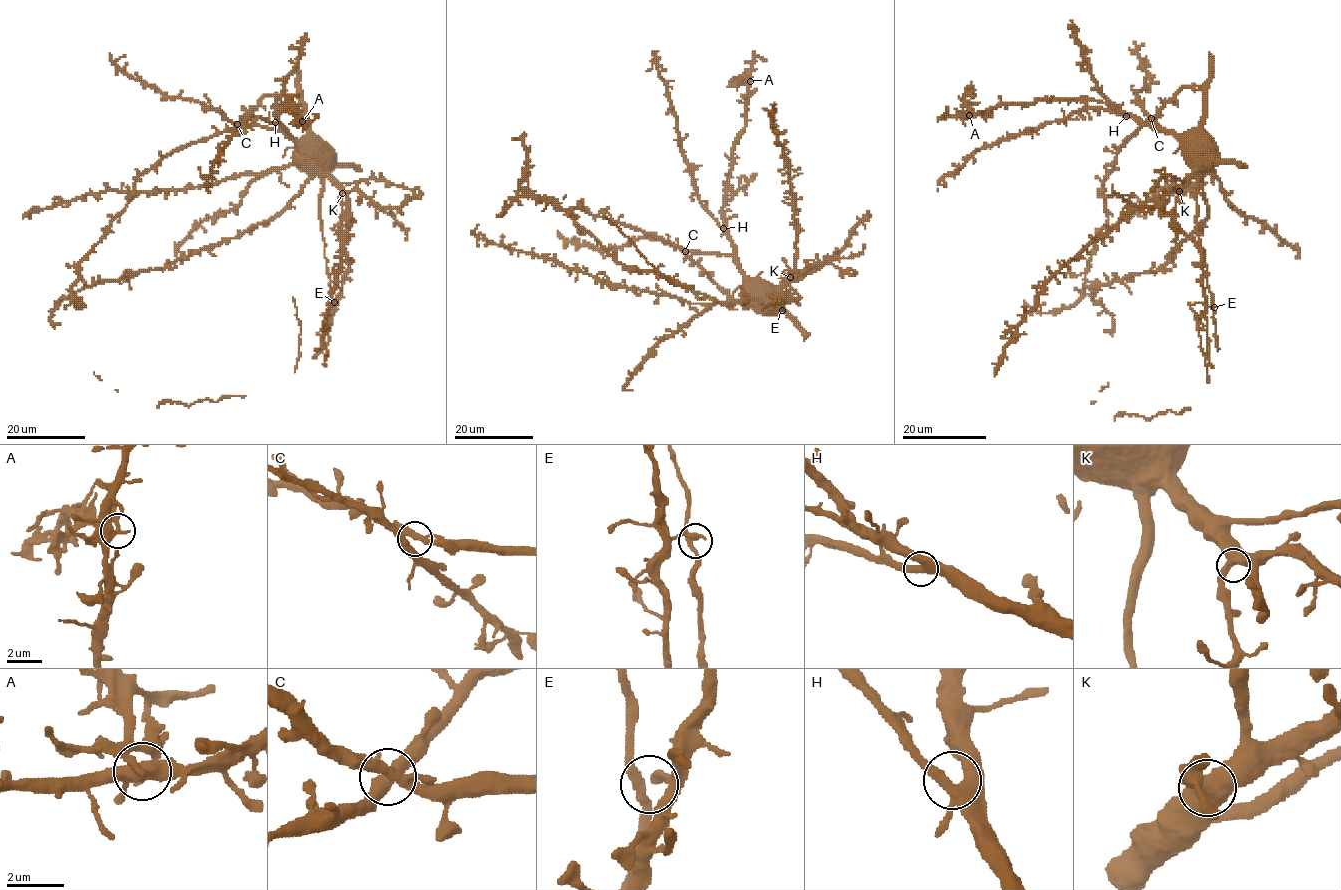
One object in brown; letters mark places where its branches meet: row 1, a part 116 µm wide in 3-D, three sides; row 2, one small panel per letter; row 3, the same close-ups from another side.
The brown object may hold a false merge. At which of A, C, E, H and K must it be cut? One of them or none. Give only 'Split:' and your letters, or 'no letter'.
Split: A

